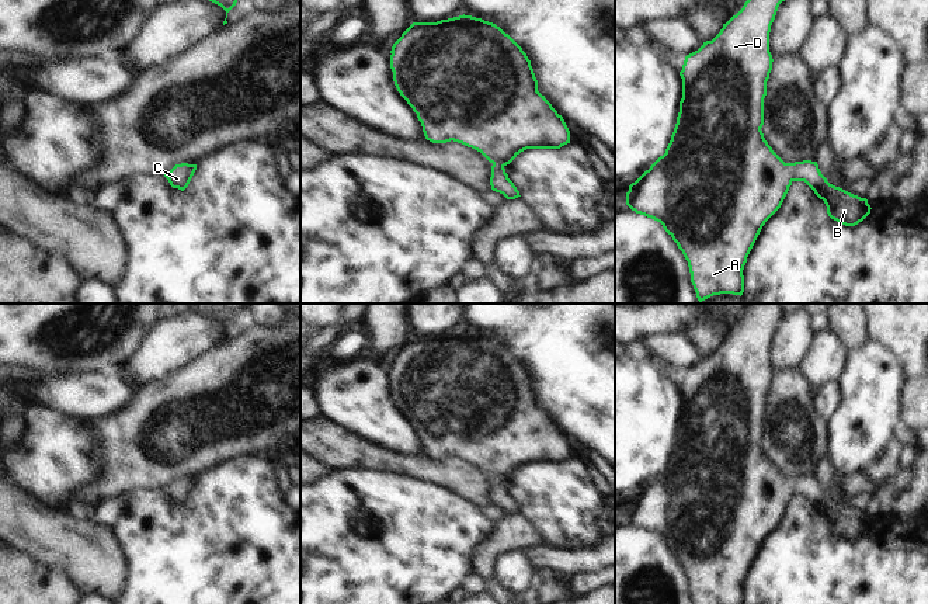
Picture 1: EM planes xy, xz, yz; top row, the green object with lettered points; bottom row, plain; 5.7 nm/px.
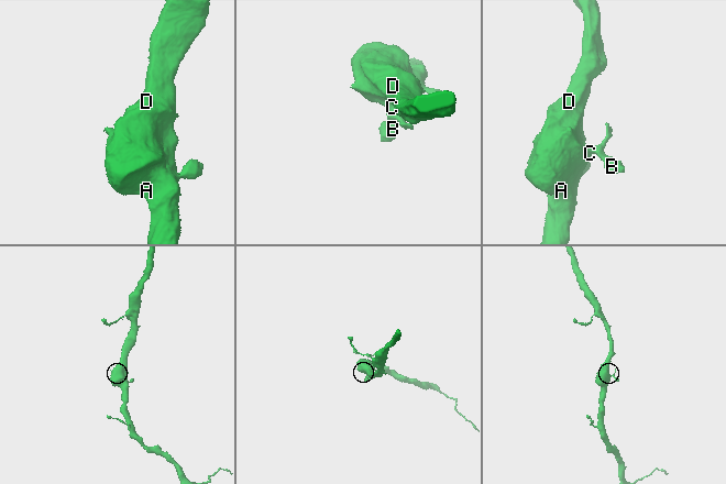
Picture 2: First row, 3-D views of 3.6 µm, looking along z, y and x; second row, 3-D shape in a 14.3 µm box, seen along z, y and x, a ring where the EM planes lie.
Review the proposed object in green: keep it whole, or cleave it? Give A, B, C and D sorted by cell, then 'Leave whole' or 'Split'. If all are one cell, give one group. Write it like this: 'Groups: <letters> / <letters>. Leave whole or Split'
Groups: A B C D. Leave whole.

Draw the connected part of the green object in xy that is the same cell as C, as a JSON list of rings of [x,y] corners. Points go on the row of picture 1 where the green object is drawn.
[[[181,163],[175,164],[168,173],[164,174],[164,177],[173,188],[184,191],[188,187],[195,170],[197,164]]]

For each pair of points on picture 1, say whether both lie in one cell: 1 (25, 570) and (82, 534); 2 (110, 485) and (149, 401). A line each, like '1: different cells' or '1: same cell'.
1: different cells
2: same cell

